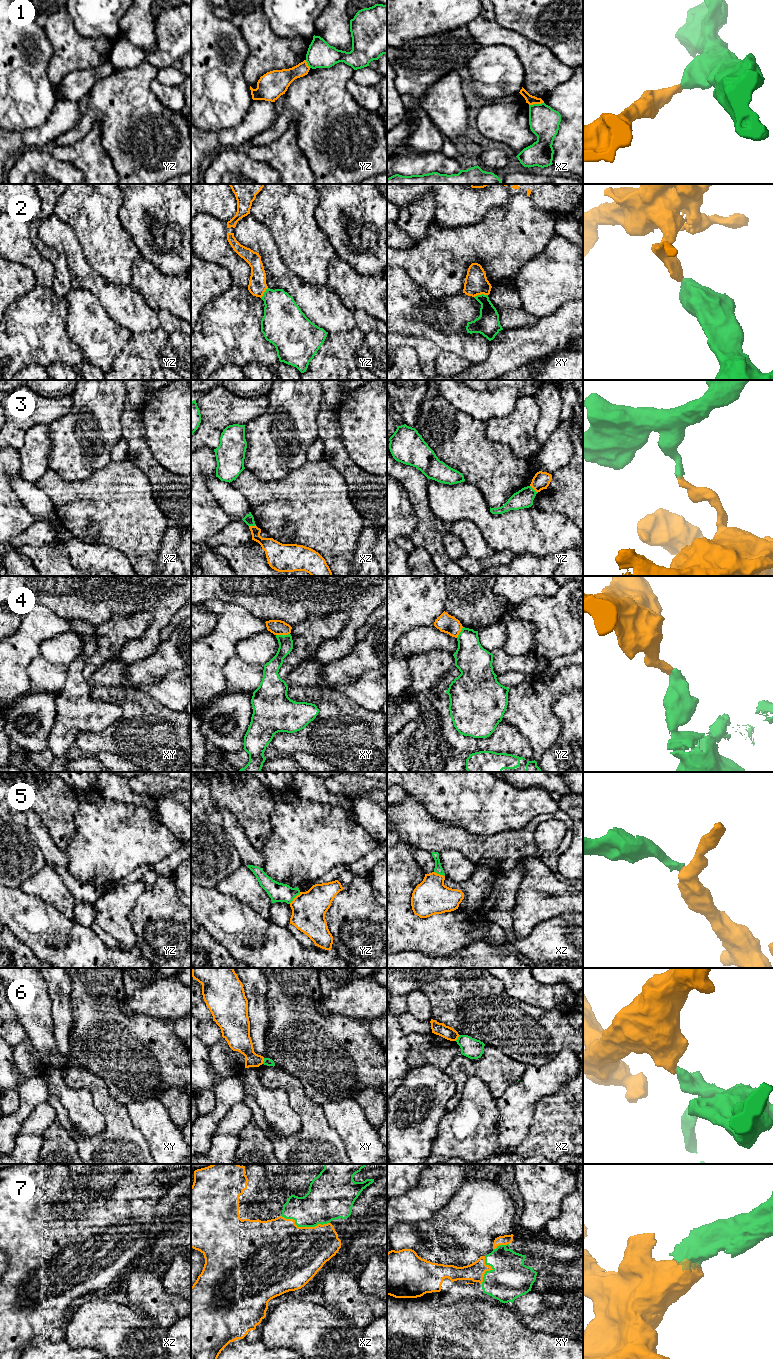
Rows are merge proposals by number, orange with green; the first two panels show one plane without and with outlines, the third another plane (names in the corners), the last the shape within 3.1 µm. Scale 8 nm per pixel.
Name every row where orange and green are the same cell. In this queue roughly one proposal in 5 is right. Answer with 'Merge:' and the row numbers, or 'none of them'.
Merge: 7

